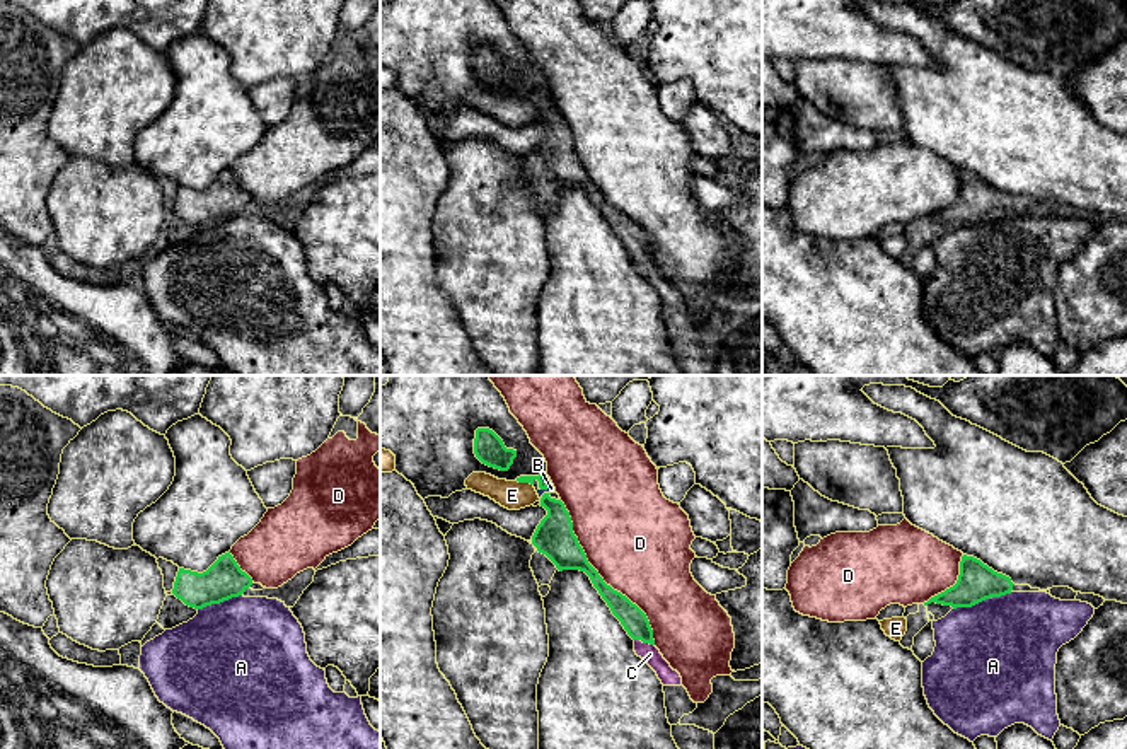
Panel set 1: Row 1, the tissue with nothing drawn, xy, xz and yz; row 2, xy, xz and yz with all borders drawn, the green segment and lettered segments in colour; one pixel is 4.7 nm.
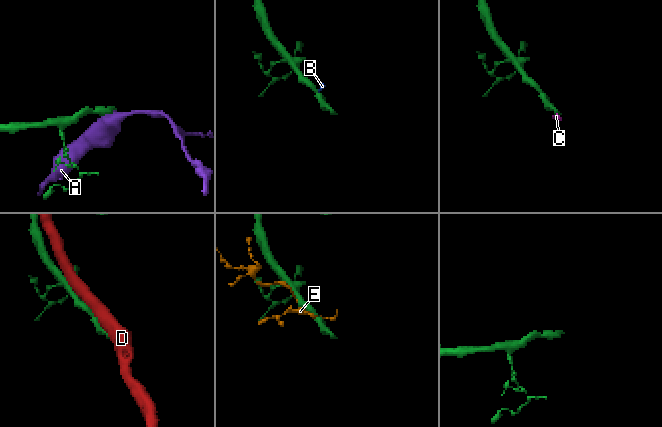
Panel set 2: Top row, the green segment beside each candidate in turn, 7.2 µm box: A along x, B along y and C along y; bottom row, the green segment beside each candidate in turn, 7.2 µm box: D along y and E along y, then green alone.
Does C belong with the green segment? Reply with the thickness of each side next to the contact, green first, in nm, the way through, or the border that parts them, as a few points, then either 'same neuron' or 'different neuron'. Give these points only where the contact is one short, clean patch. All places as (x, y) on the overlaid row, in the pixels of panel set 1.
calibres 120 and 90 nm; way xz (635, 621), (645, 642), (650, 654); same neuron

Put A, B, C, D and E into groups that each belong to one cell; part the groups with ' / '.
A / B E / C / D

